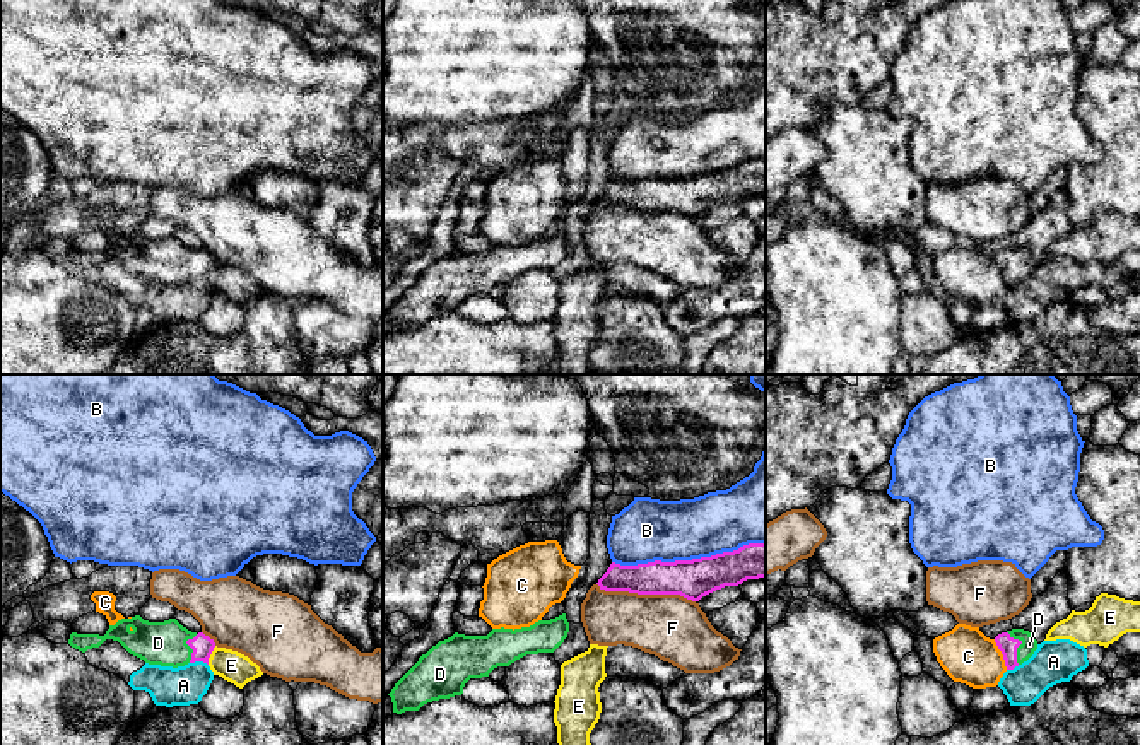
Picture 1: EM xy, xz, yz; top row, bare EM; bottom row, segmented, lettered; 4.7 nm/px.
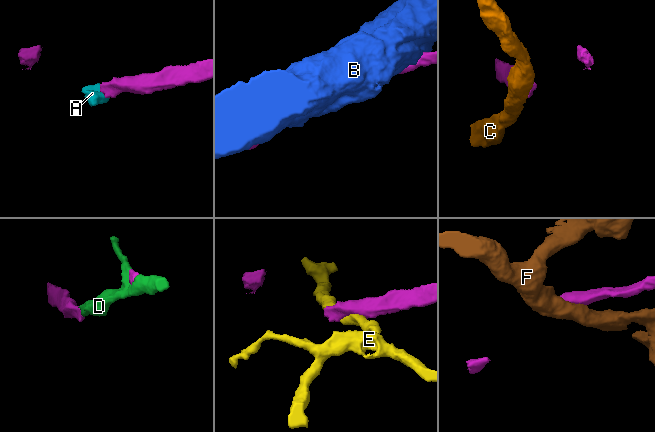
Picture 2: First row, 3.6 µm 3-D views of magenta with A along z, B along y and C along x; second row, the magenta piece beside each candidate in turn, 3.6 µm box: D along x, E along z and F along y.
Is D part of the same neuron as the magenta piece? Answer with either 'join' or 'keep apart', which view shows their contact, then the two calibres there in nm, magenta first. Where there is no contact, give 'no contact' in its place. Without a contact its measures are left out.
join | yz | 90/80 nm

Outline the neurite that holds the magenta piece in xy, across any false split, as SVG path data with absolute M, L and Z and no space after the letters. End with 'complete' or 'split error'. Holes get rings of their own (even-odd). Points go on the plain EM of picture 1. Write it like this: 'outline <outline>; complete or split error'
outline M140 232L121 236L109 243L104 253L72 249L68 261L82 270L99 265L106 256L118 258L130 272L149 282L185 284L188 280L203 279L215 265L214 256L203 249L191 249L176 236L164 239L149 239Z; split error

